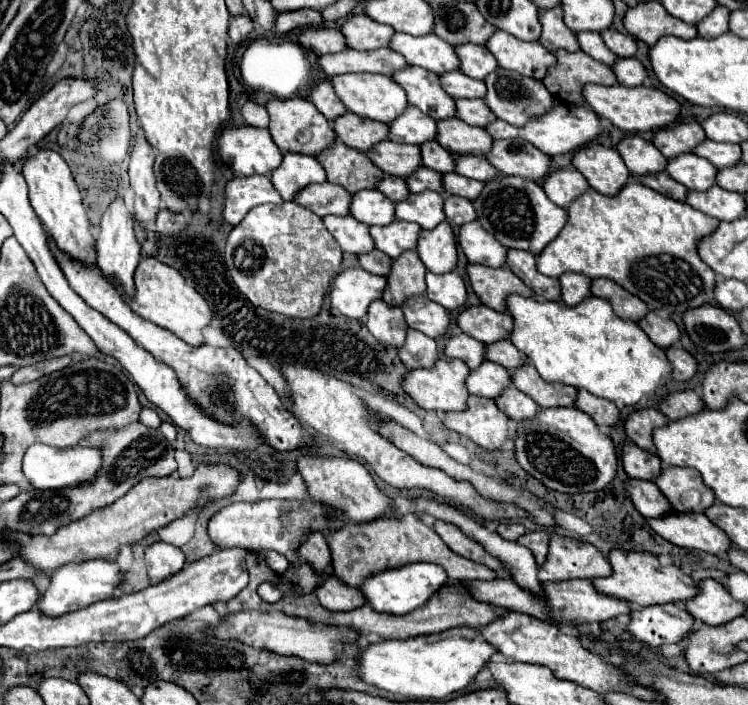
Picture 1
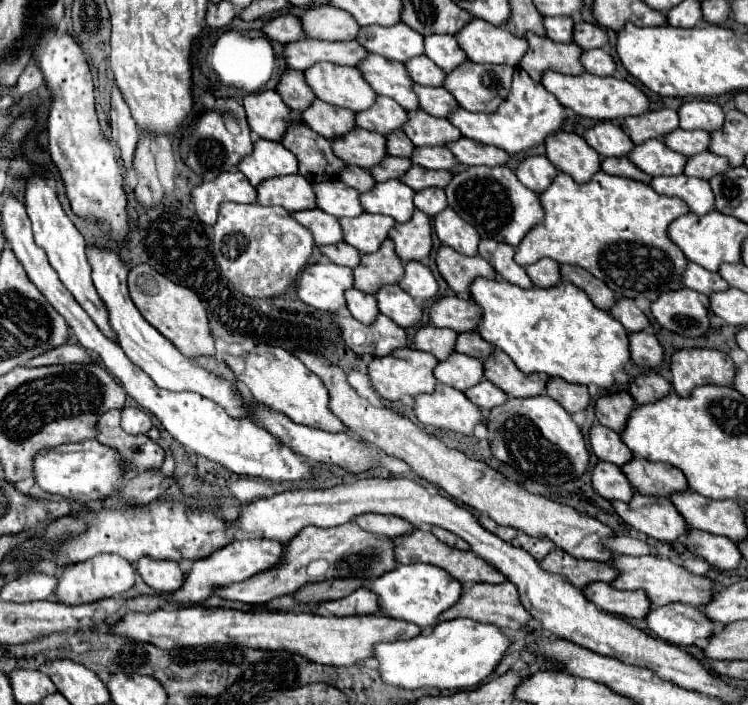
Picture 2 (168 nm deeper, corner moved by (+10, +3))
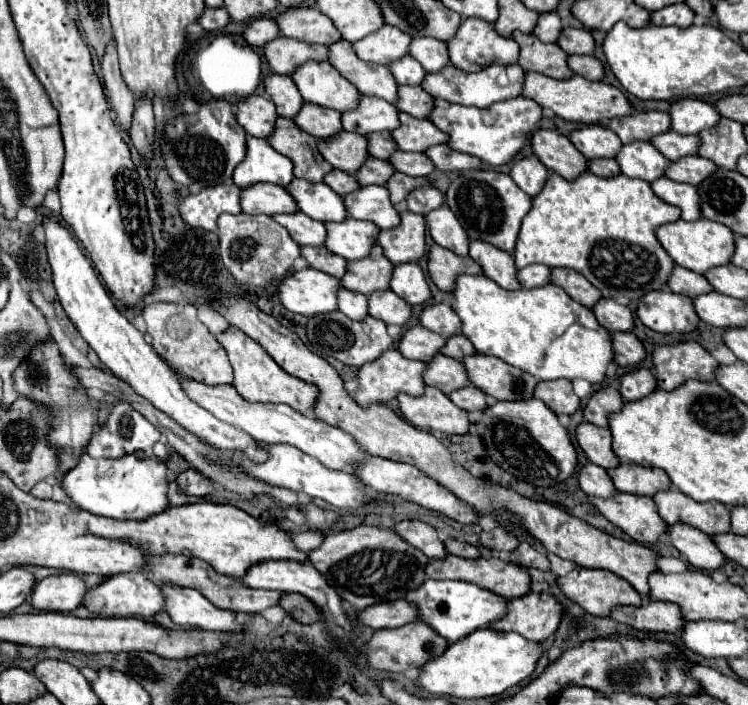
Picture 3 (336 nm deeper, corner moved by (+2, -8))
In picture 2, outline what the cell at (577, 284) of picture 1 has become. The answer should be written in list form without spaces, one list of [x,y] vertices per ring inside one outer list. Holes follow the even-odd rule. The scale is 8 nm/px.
[[[537,260],[537,264],[531,264],[531,266],[525,266],[531,282],[535,286],[541,286],[541,288],[549,288],[549,286],[555,286],[557,282],[561,282],[561,274],[559,274],[559,264],[555,260]]]

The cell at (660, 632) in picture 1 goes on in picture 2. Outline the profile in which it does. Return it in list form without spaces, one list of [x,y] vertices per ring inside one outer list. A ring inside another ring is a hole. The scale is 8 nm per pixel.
[[[667,604],[655,608],[645,620],[655,636],[677,646],[691,646],[697,640],[711,638],[715,632],[715,622],[689,604]]]

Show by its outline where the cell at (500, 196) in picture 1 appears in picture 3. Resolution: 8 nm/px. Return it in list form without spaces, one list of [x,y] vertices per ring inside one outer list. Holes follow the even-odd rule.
[[[497,171],[461,173],[457,181],[451,183],[449,191],[445,193],[445,199],[449,209],[455,213],[455,217],[459,219],[459,223],[463,225],[471,239],[487,241],[493,247],[509,253],[515,251],[521,219],[533,207],[533,199],[527,193],[523,193],[509,175]]]

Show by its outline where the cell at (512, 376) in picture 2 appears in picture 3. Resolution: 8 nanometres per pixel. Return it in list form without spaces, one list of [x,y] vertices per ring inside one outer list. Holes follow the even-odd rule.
[[[477,353],[465,357],[463,365],[467,367],[471,383],[497,401],[531,399],[537,387],[533,375],[491,355]]]

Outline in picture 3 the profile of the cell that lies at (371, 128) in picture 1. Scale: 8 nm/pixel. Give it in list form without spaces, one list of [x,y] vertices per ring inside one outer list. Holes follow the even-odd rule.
[[[305,103],[301,113],[297,113],[297,117],[293,121],[305,133],[309,133],[317,139],[329,139],[329,137],[337,135],[339,131],[343,131],[339,111],[327,109],[327,107],[321,107],[321,105],[313,105],[313,103]]]

